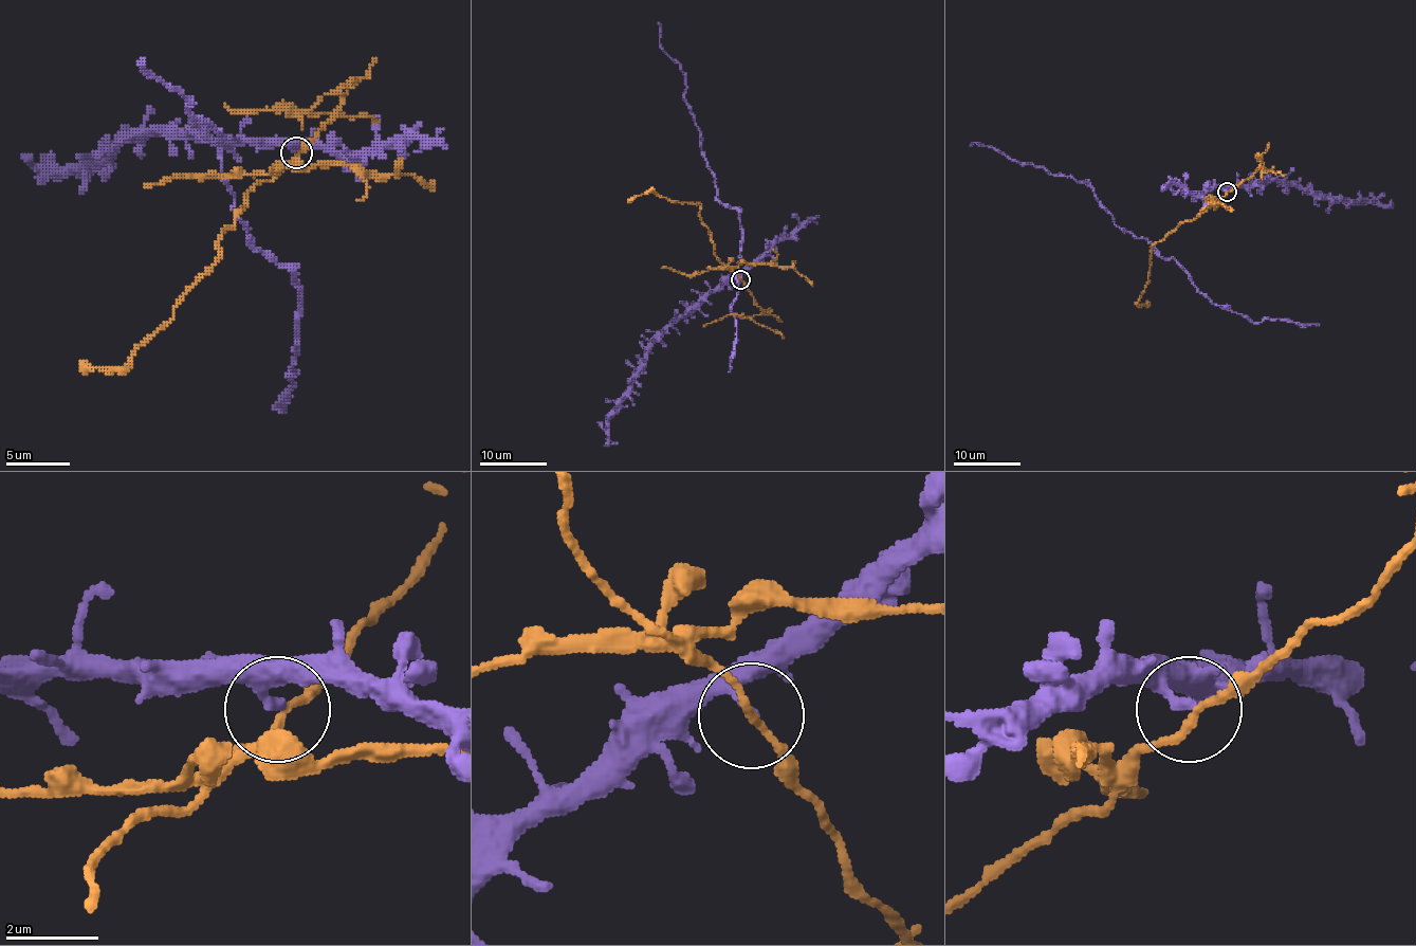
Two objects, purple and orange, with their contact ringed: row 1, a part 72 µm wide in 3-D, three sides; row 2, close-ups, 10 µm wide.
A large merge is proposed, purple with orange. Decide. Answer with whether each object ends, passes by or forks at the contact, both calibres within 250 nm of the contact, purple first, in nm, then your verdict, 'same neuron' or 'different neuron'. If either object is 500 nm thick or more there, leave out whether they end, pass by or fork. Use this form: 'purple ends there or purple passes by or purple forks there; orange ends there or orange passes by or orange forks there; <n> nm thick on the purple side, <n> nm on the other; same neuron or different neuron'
purple ends there; orange passes by; 240 nm thick on the purple side, 150 nm on the other; different neuron

